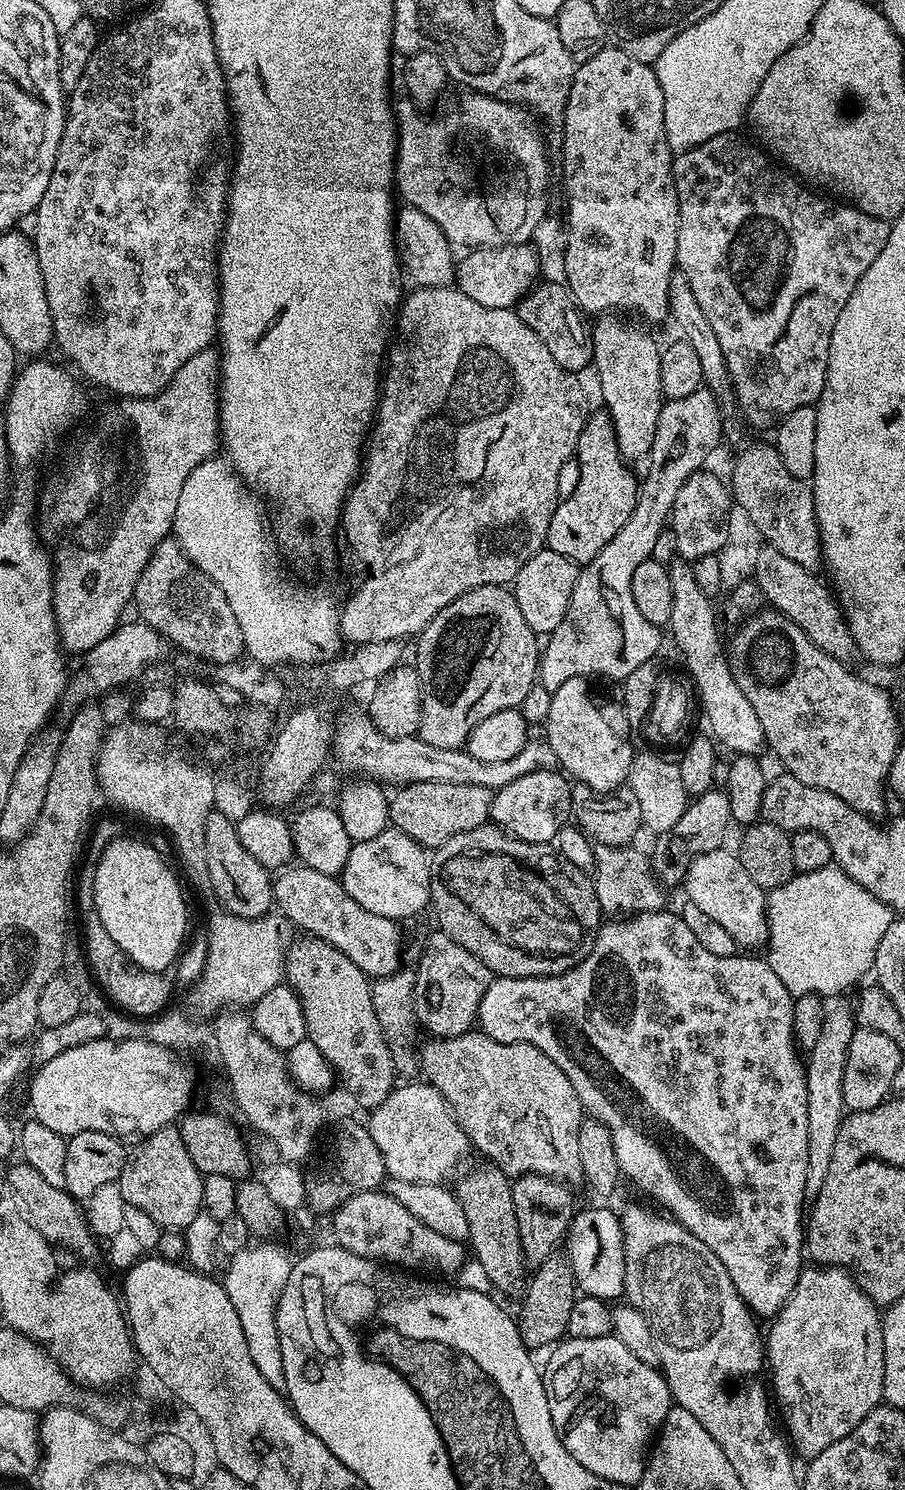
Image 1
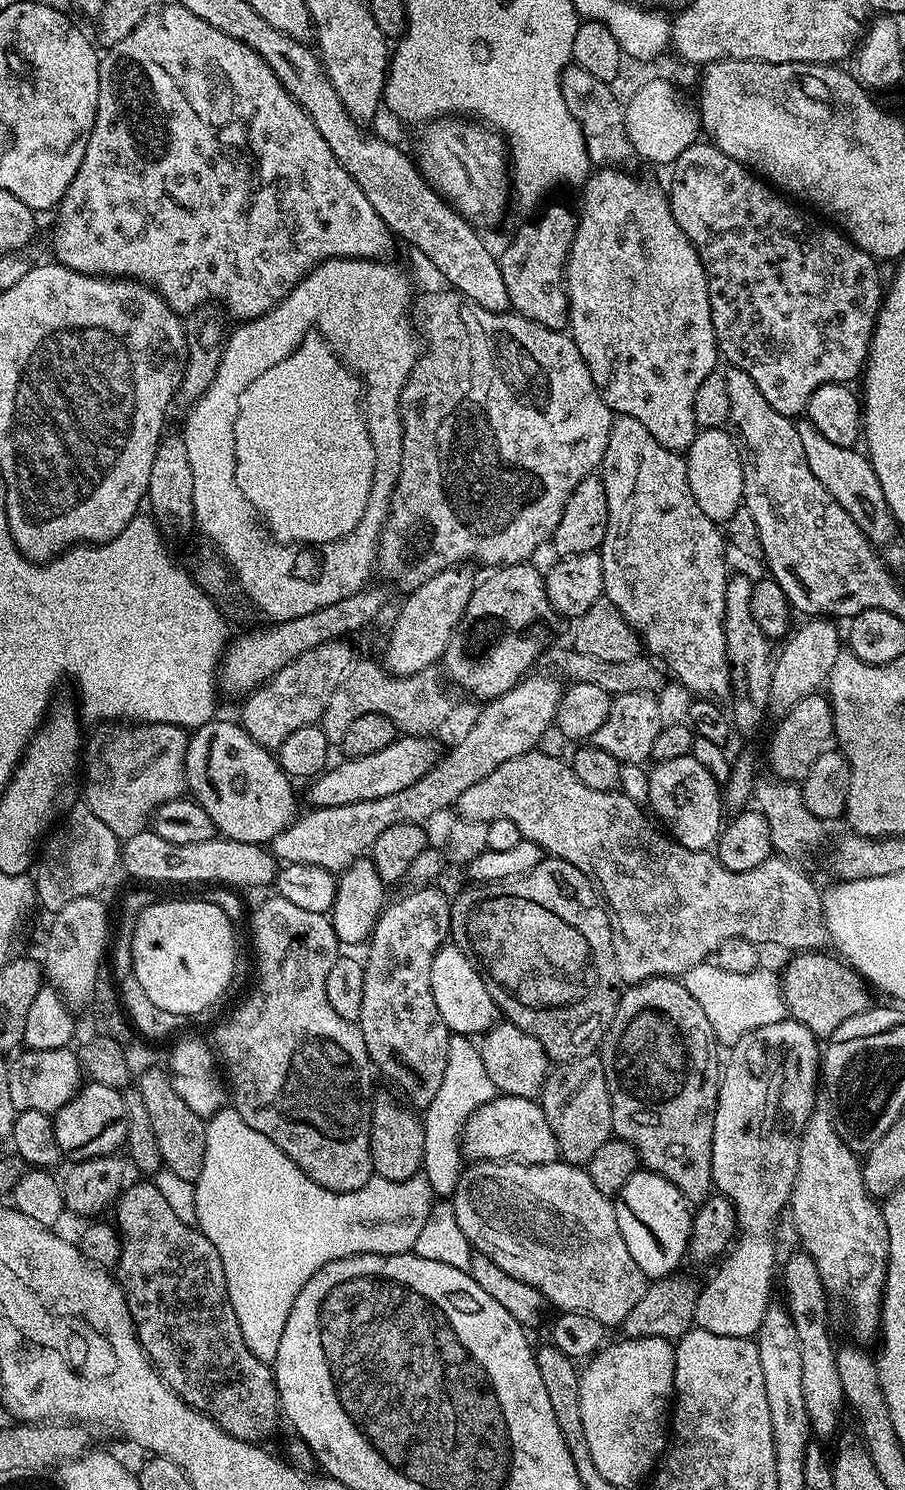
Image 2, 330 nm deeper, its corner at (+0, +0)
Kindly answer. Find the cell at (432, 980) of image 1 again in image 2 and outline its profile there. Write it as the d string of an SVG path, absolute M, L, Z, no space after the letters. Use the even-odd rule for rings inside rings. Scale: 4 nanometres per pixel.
M416 886L405 896L400 896L396 901L385 903L384 911L380 917L376 919L376 925L372 927L372 935L367 941L368 960L363 961L364 965L364 981L362 982L362 1014L358 1021L360 1025L360 1033L366 1042L366 1050L368 1057L372 1059L373 1065L404 1095L403 1103L411 1106L416 1110L423 1110L430 1106L430 1102L434 1102L434 1094L438 1094L438 1086L442 1086L442 1078L446 1074L446 1054L448 1053L448 1042L450 1033L446 1022L442 1022L442 1014L438 1014L438 1006L434 1006L434 994L430 990L430 966L434 964L434 954L438 954L438 950L443 948L450 936L450 918L452 917L452 906L450 903L449 893L444 893L442 889L436 888L440 886Z

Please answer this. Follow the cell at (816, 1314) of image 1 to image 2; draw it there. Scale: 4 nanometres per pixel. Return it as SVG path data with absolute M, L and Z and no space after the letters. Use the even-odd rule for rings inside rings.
M824 1106L813 1108L800 1139L798 1174L790 1201L790 1216L791 1212L792 1224L800 1235L799 1247L814 1258L825 1293L848 1303L848 1320L858 1339L875 1341L880 1331L880 1303L884 1301L888 1269L888 1231L881 1205L869 1195L864 1185L864 1170L857 1153L849 1150L846 1142L838 1138L832 1114Z

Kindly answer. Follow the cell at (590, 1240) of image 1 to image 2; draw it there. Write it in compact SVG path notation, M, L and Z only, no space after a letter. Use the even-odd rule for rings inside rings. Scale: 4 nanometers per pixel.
M638 1170L622 1186L615 1197L618 1230L622 1230L622 1238L626 1241L626 1250L630 1250L630 1258L638 1262L638 1270L642 1270L649 1278L667 1278L677 1271L680 1259L685 1259L688 1251L688 1239L692 1237L692 1212L689 1201L666 1178L647 1170Z

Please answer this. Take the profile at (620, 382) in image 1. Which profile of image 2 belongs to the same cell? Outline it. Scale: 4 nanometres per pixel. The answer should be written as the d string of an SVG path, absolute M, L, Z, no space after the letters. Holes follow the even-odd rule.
M616 416L602 465L608 525L600 543L604 595L622 610L622 618L640 637L643 651L655 658L684 688L700 698L721 698L733 691L728 669L724 611L730 569L724 561L726 536L721 525L702 514L687 481L685 457L666 450L638 418Z

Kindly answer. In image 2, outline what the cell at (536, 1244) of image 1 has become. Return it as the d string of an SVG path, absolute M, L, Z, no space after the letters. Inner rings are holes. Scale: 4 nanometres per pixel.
M599 1055L579 1056L577 1060L565 1060L557 1063L544 1079L544 1087L538 1097L540 1109L546 1114L546 1122L550 1122L550 1130L558 1142L559 1159L566 1164L586 1166L594 1154L607 1140L613 1139L612 1107L610 1106L610 1090L606 1086L606 1074Z

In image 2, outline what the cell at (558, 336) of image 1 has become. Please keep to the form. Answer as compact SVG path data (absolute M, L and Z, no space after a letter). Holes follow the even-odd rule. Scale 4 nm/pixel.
M552 204L541 216L522 225L516 237L498 252L502 282L506 282L511 311L555 332L569 327L566 269L579 221L575 207Z

